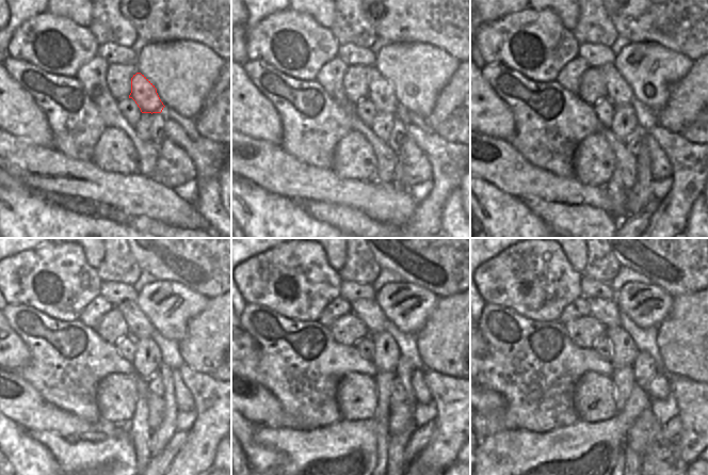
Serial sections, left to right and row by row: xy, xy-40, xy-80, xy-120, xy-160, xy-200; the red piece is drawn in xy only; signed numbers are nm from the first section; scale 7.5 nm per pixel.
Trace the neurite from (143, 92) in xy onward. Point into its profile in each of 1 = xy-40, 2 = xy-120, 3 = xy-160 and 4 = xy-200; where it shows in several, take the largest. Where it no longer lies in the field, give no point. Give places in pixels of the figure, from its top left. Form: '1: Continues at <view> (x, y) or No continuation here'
1: Continues at xy-40 (381, 92)
2: Continues at xy-120 (140, 327)
3: Continues at xy-160 (368, 311)
4: Continues at xy-200 (607, 311).

